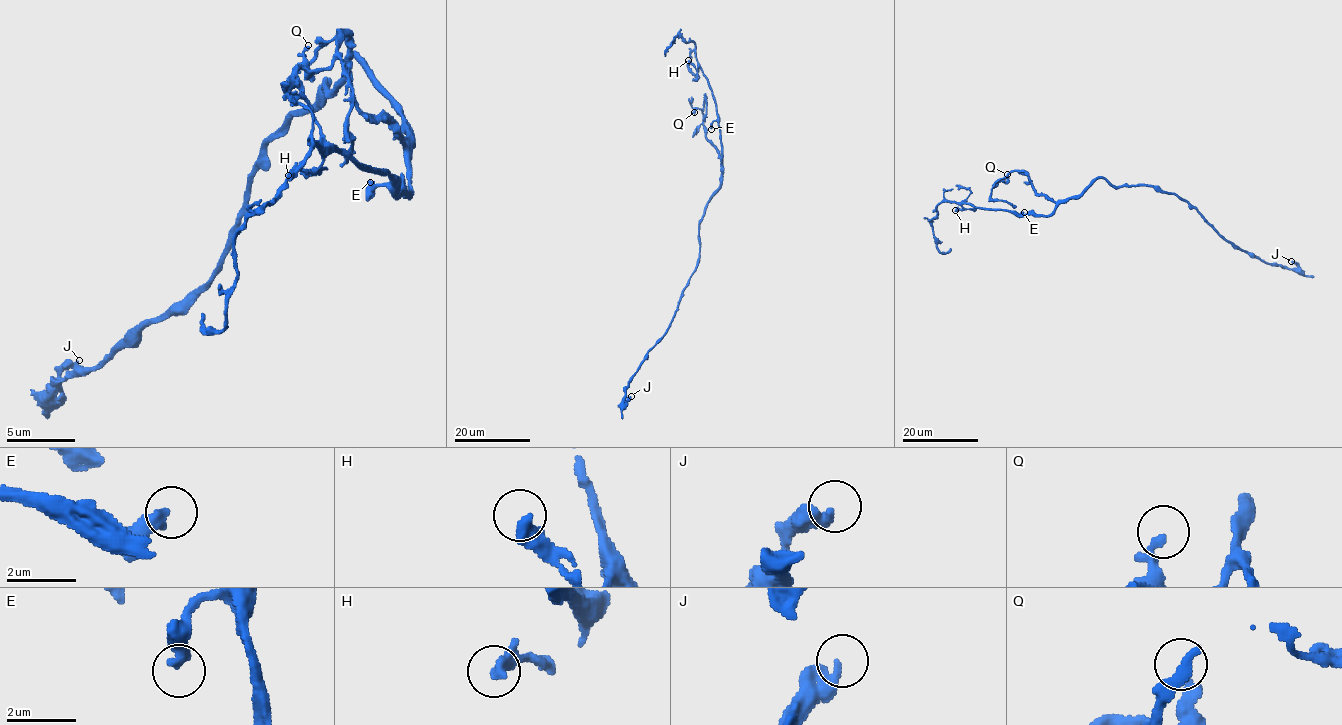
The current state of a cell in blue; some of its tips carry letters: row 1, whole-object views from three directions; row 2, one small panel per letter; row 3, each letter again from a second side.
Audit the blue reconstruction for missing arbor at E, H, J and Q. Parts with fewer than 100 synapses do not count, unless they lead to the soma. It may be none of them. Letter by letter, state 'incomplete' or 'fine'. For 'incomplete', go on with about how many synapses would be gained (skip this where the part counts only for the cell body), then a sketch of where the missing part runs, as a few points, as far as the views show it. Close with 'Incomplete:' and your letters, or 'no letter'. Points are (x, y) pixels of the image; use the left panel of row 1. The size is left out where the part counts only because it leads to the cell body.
E: fine
H: fine
J: incomplete | 180 syn | (79, 360), (62, 312), (120, 219), (123, 127), (281, 38)
Q: fine
Incomplete: J

